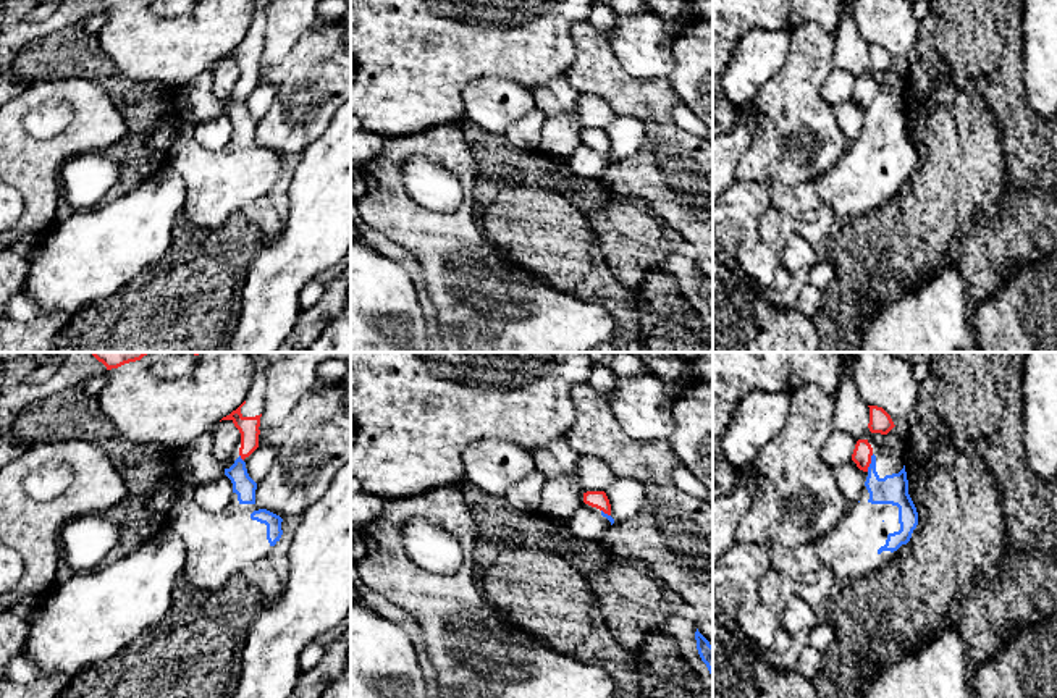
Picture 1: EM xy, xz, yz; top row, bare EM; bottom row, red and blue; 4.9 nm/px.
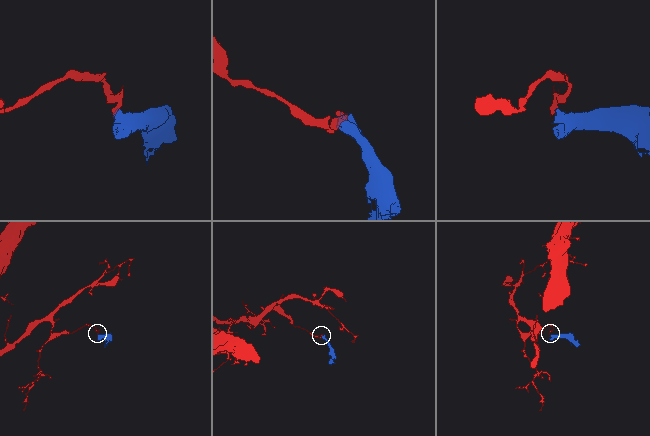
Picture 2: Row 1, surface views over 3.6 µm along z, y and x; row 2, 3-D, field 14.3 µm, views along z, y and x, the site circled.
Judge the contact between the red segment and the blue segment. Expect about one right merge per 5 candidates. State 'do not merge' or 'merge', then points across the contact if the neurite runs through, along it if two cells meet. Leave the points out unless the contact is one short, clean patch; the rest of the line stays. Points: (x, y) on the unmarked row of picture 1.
do not merge; border along yz (873, 92), (867, 109)

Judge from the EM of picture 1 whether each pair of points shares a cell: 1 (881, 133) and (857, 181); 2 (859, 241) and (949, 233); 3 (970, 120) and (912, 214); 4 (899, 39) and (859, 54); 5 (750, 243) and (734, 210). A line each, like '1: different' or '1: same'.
1: same
2: same
3: same
4: different
5: same

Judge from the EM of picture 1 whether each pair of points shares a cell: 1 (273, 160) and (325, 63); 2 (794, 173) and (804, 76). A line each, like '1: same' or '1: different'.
1: different
2: same

